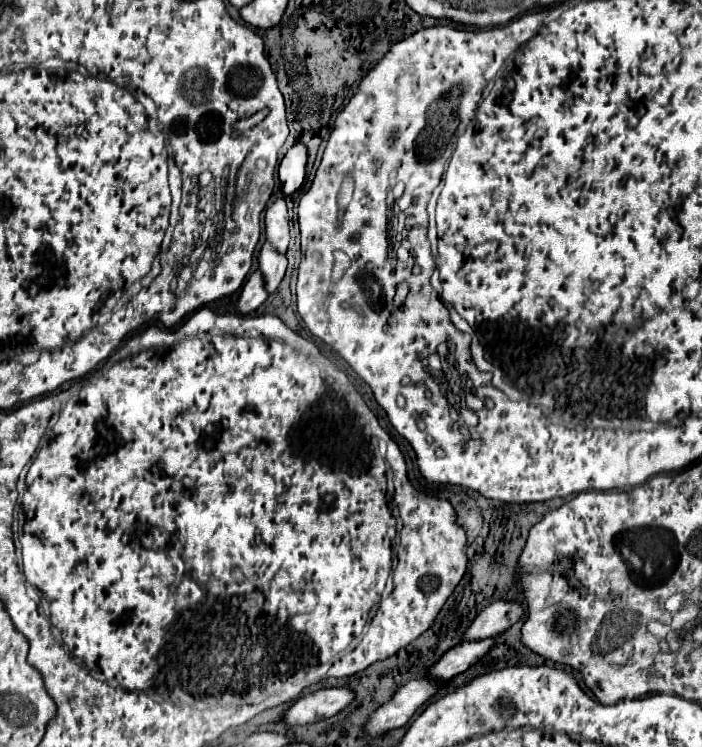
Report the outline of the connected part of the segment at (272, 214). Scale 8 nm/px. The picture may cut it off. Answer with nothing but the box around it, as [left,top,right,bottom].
[265,199,289,251]

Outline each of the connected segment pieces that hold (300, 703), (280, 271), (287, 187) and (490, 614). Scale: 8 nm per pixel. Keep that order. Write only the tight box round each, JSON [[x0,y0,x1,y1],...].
[[283,687,355,725],[259,241,287,293],[279,143,307,195],[465,601,523,641]]

